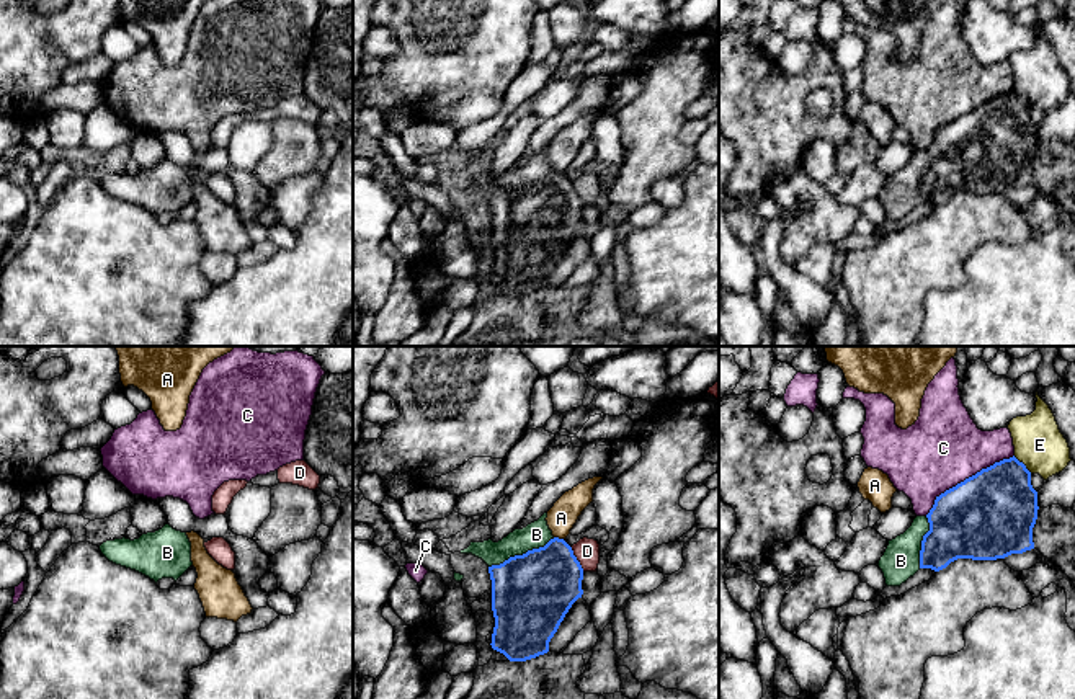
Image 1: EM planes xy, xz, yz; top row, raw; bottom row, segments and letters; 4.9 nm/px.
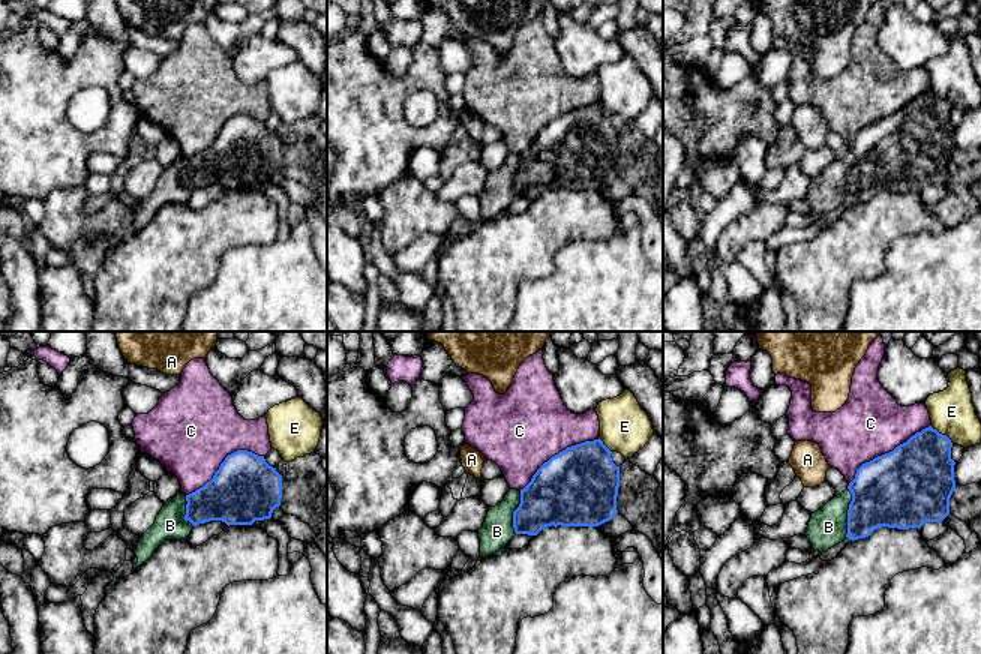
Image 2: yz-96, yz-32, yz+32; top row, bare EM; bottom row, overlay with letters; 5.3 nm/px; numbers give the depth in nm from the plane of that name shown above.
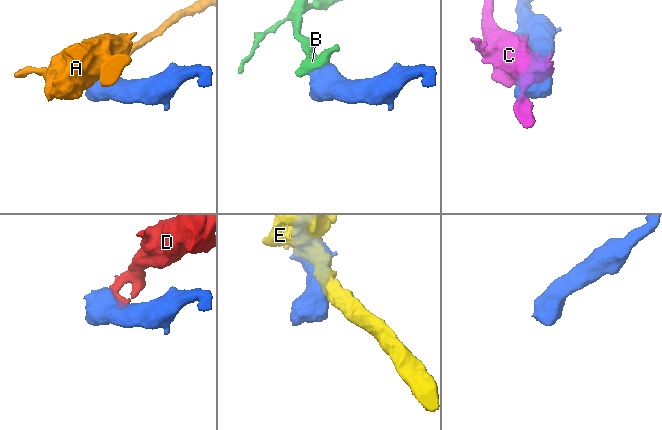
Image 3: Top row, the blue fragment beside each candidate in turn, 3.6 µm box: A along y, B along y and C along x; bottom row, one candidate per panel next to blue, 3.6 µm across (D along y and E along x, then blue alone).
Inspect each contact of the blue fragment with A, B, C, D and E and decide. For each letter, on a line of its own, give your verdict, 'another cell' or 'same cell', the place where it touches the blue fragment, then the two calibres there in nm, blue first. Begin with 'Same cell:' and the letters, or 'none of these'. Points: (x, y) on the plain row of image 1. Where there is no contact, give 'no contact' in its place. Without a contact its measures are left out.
Same cell: B
A: another cell; contact xz (557, 172); calibres 360 and 140 nm
B: same cell; contact xz (523, 188); calibres 400 and 130 nm
C: another cell; contact yz (966, 113); calibres 420 and 380 nm
D: another cell; contact xz (575, 193); calibres 380 and 130 nm
E: another cell; contact yz (1023, 98); calibres 400 and 240 nm

